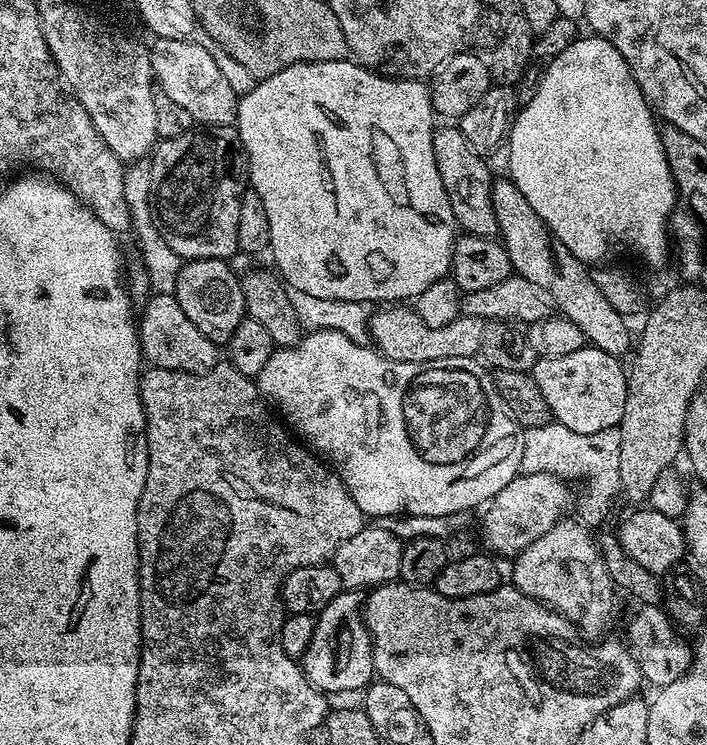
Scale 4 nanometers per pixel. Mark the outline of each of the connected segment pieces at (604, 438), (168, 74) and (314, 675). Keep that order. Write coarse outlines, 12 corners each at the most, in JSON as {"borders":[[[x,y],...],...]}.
{"borders":[[[616,428],[524,432],[524,472],[585,480],[578,516],[596,530],[620,492]],[[189,40],[151,42],[159,91],[197,125],[235,125],[238,94]],[[341,590],[315,617],[304,677],[325,694],[373,679],[362,596]]]}

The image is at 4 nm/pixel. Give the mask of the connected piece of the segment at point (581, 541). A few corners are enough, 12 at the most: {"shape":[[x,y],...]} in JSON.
{"shape":[[561,518],[510,584],[596,642],[614,585],[593,533]]}

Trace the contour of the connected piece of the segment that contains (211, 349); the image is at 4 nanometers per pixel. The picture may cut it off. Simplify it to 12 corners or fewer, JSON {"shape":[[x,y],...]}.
{"shape":[[175,295],[147,297],[140,351],[151,367],[209,372],[218,346]]}

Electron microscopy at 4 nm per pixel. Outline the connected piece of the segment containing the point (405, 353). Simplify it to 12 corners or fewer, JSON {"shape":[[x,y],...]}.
{"shape":[[396,302],[370,316],[371,343],[394,362],[475,357],[486,321],[426,326]]}

